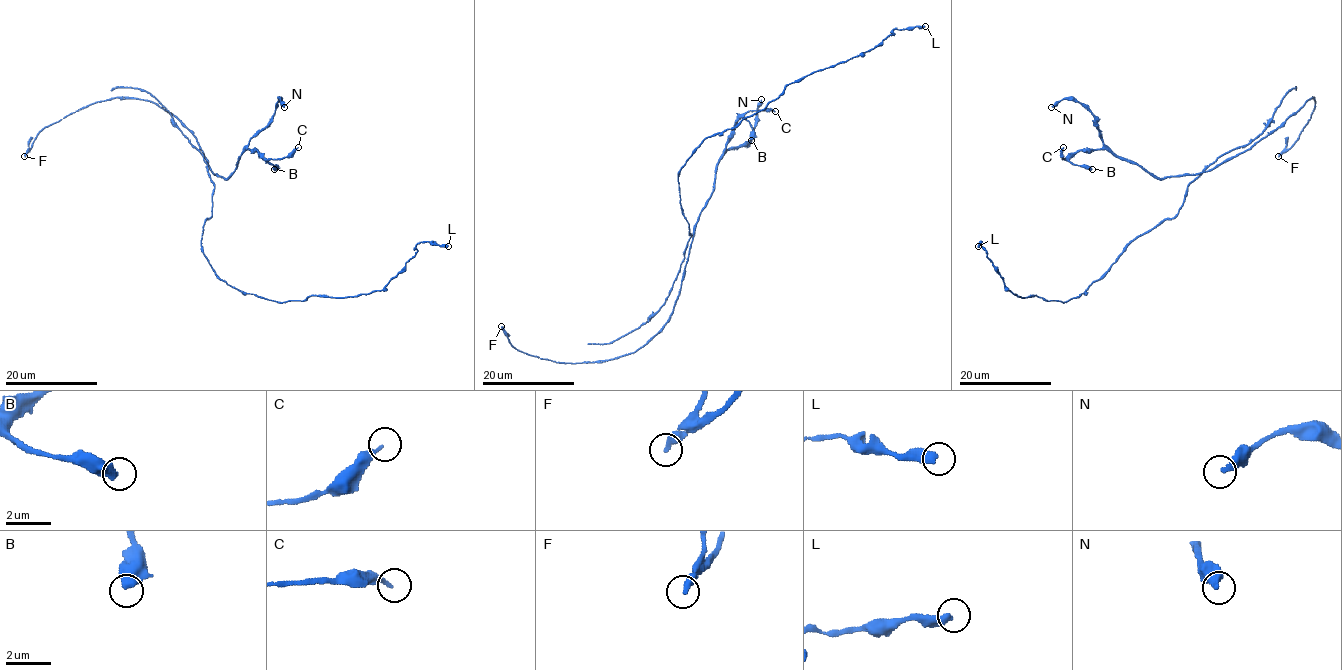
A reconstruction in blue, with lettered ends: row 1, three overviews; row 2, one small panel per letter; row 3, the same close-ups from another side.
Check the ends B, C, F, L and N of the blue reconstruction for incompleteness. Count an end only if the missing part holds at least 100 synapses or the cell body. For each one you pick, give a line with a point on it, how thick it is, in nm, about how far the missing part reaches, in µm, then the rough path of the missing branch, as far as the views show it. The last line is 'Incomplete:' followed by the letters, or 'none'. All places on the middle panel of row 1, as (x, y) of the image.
F: (501, 326) | 320 nm | 80 µm
Incomplete: F

